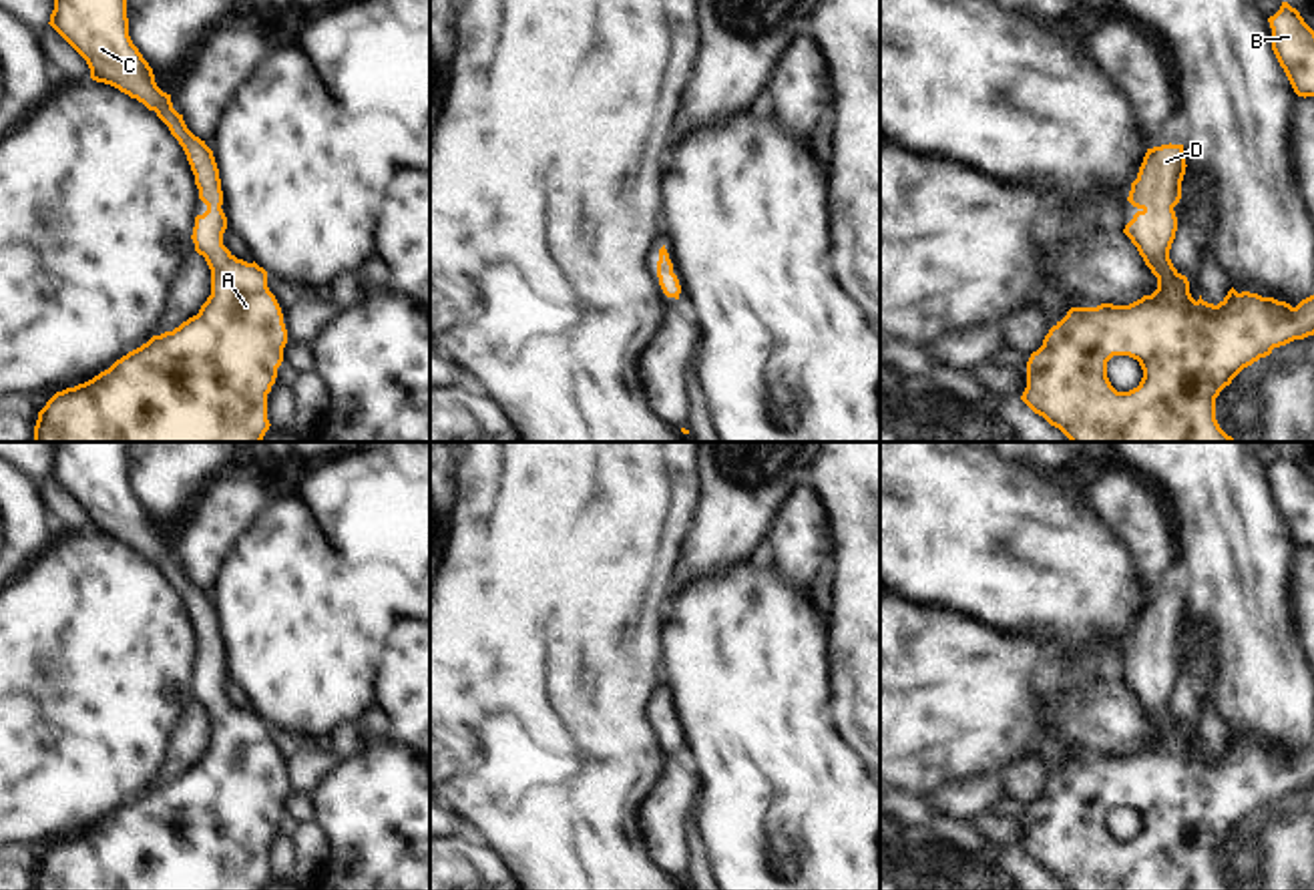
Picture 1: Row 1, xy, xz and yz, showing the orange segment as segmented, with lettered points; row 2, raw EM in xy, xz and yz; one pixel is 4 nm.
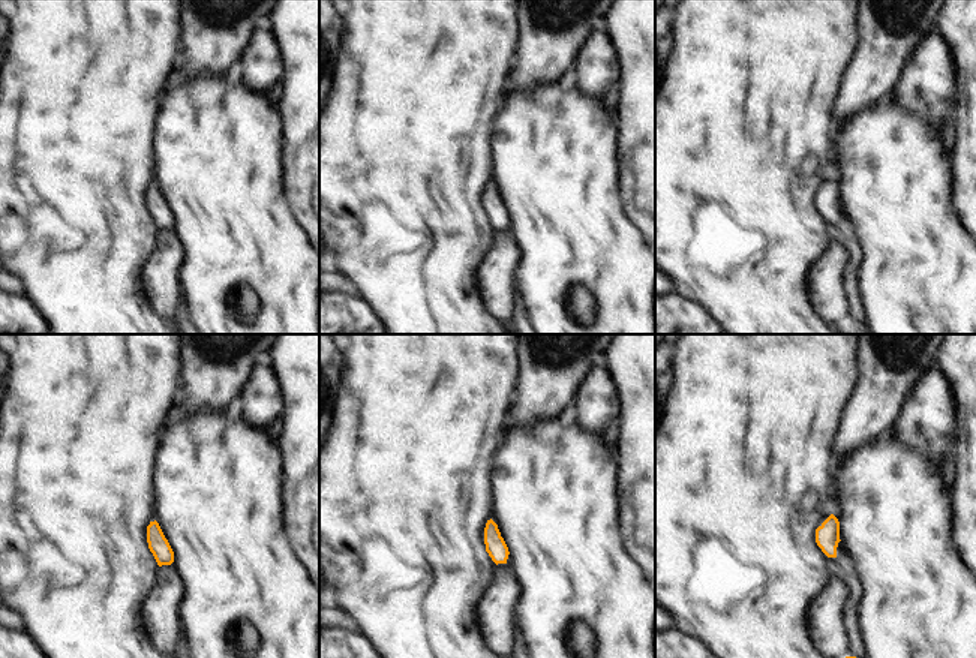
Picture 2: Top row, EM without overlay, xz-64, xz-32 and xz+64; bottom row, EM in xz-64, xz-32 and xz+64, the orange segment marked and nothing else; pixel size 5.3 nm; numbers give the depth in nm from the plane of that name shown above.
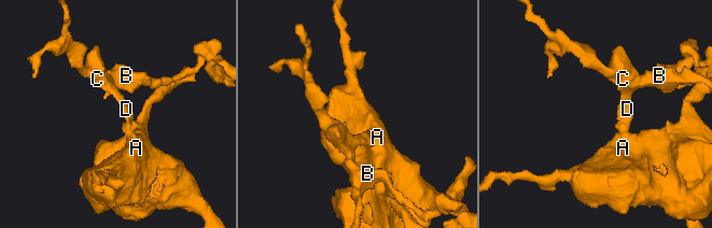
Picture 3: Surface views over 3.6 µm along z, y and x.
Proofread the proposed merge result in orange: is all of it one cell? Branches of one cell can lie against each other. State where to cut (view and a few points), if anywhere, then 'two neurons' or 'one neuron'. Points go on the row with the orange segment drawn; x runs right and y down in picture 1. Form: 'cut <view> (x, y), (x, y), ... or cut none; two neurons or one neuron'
cut none; one neuron

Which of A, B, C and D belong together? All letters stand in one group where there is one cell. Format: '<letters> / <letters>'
A B C D

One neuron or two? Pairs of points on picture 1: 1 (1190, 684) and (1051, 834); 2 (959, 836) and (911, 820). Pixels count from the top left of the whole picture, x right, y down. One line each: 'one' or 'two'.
1: two
2: one

